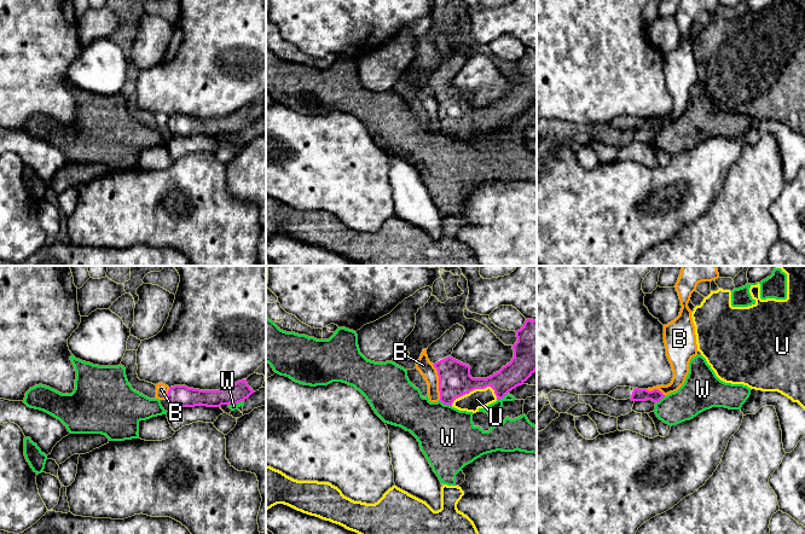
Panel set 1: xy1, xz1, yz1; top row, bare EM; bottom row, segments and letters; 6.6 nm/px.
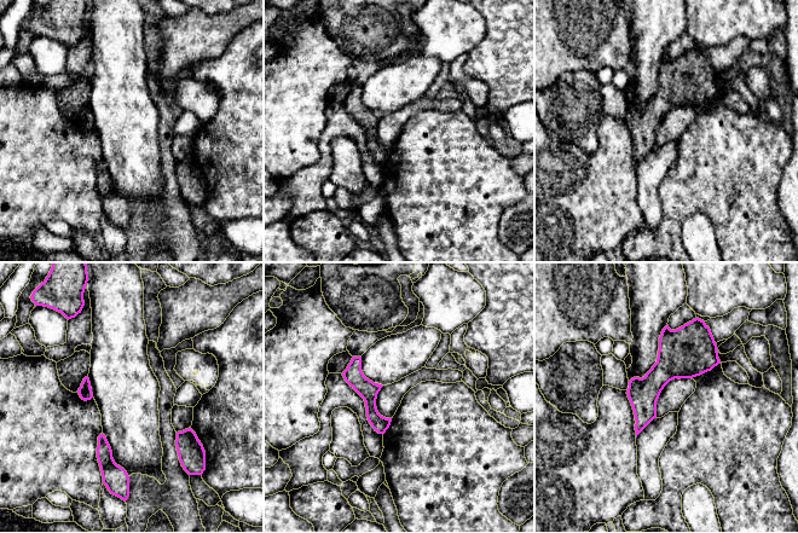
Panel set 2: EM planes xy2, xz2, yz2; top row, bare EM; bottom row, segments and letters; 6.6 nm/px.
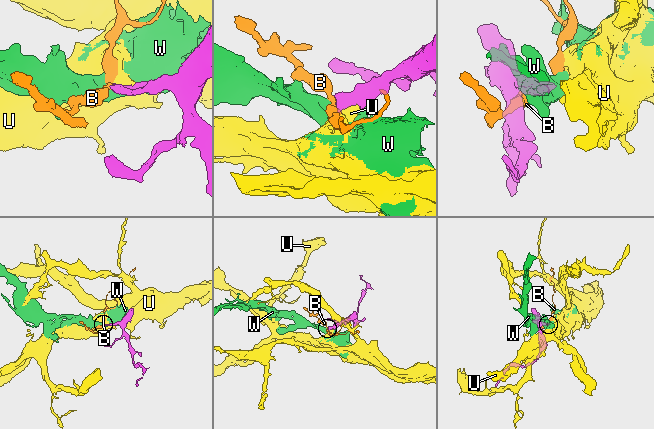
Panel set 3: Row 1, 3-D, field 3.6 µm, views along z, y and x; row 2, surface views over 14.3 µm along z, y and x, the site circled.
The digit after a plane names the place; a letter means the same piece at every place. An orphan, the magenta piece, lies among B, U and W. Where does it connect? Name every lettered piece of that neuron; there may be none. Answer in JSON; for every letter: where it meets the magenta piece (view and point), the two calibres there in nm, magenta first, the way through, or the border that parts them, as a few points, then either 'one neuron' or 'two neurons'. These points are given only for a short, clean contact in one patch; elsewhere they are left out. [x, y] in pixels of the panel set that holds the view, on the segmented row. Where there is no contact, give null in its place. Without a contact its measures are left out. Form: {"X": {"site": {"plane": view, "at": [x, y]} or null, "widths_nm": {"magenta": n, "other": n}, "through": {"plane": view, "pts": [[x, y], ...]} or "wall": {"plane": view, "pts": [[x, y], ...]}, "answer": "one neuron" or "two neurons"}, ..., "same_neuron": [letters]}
{"B": {"site": {"plane": "xz1", "at": [439, 382]}, "widths_nm": {"magenta": 220, "other": 100}, "wall": {"plane": "xz1", "pts": [[432, 364], [438, 376], [440, 399]]}, "answer": "two neurons"}, "U": {"site": {"plane": "xz1", "at": [474, 389]}, "widths_nm": {"magenta": 220, "other": 130}, "through": {"plane": "xz1", "pts": [[455, 381], [463, 389], [474, 389], [476, 399]]}, "answer": "one neuron"}, "W": {"site": {"plane": "xz1", "at": [445, 404]}, "widths_nm": {"magenta": 220, "other": 380}, "answer": "two neurons"}, "same_neuron": ["U"]}

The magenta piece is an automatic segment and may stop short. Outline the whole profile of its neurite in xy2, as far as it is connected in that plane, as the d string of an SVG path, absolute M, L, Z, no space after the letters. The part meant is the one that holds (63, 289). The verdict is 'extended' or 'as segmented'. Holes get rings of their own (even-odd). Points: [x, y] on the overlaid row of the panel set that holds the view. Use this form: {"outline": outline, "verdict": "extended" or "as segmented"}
{"outline": "M53 262L45 282L33 291L30 299L35 306L52 308L69 320L85 306L87 282L86 262Z", "verdict": "as segmented"}

